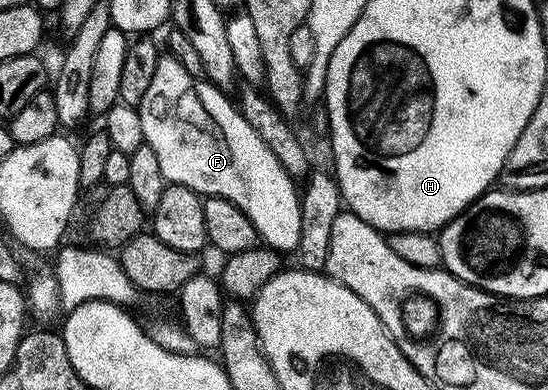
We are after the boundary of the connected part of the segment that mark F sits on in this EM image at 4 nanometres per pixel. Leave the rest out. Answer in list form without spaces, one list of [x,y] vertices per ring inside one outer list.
[[[159,56],[152,83],[138,106],[143,140],[147,148],[157,155],[162,177],[171,184],[188,186],[199,196],[228,199],[248,215],[259,238],[271,249],[281,253],[297,250],[302,235],[302,205],[295,178],[283,169],[271,147],[244,119],[235,102],[232,103],[222,94],[225,92],[219,91],[217,86],[210,83],[199,89],[191,87],[192,81],[186,71],[187,66],[176,57]]]

